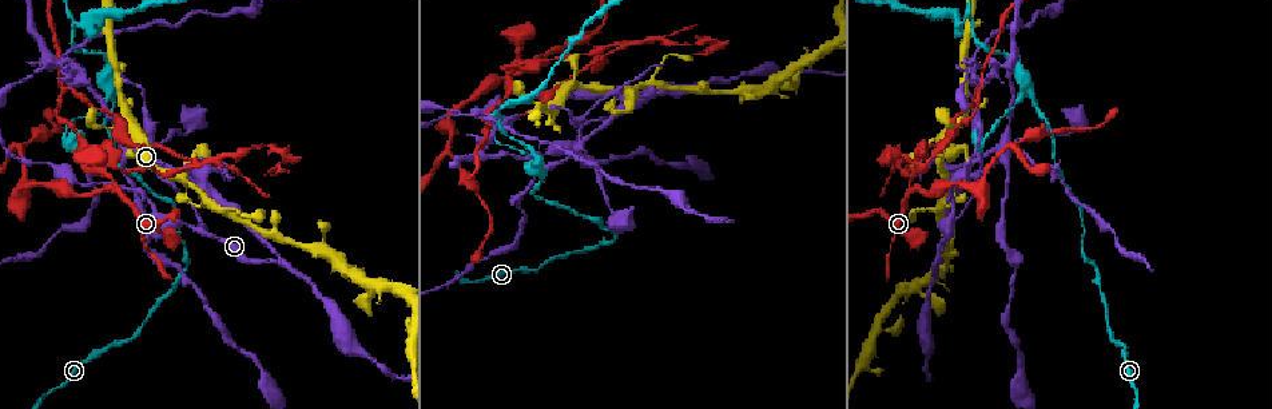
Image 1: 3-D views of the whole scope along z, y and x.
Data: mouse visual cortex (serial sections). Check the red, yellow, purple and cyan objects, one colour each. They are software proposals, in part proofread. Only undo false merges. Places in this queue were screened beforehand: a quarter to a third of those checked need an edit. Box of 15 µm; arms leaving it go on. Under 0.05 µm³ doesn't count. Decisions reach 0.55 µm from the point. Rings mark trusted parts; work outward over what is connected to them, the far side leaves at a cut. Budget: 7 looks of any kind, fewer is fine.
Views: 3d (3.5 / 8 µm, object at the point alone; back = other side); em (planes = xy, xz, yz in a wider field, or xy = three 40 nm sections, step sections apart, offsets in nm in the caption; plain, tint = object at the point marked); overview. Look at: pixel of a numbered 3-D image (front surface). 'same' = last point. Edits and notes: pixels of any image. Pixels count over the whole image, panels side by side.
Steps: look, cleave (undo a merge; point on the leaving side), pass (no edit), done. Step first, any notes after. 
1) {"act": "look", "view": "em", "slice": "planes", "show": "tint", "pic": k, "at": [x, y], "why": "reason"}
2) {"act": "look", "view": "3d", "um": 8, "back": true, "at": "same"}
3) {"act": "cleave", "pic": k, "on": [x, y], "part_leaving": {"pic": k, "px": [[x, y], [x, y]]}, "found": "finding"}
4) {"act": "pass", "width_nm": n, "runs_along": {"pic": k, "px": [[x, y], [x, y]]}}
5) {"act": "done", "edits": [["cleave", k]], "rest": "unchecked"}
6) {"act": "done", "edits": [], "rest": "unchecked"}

{"act": "look", "view": "3d", "um": 8, "pic": 1, "at": [935, 265], "why": "arms part here"}

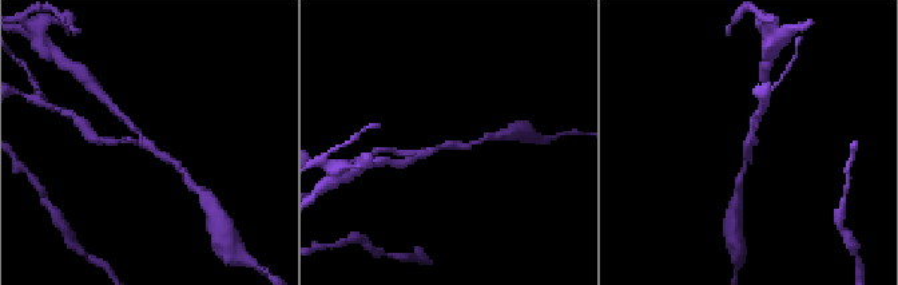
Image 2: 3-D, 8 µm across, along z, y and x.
{"act": "look", "view": "3d", "um": 3.5, "pic": 2, "at": [441, 147]}

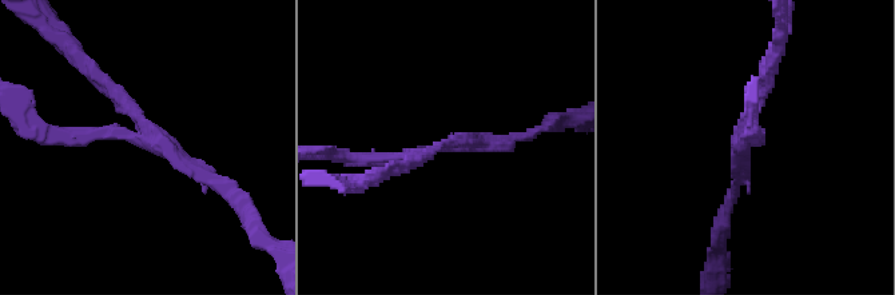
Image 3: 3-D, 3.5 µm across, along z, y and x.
{"act": "cleave", "pic": 3, "on": [108, 84], "arm_widths_nm": [150, 150, 200], "part_leaving": {"pic": 3, "px": [[135, 112], [102, 83], [56, 34]]}, "found": "a second cell is stuck on"}

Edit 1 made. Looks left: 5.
{"act": "look", "view": "em", "slice": "planes", "show": "tint", "pic": 1, "at": [175, 205]}

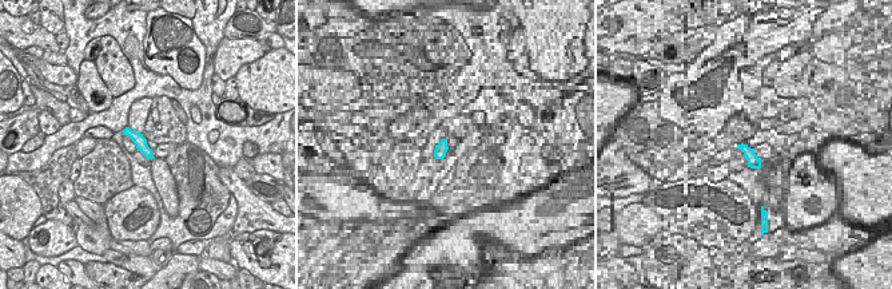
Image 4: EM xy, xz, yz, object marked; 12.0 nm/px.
{"act": "look", "view": "3d", "um": 3.5, "at": "same", "why": "wider look"}

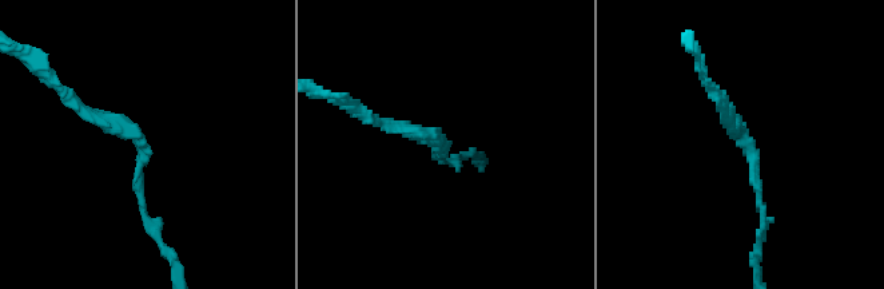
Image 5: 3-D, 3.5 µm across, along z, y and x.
{"act": "pass", "runs_along": {"pic": 5, "px": [[765, 220], [755, 158], [717, 92]]}, "found": "continuous, no second cell"}

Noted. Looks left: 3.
{"act": "look", "view": "3d", "um": 3.5, "pic": 1, "at": [1029, 93], "why": "two arms in line, one across"}

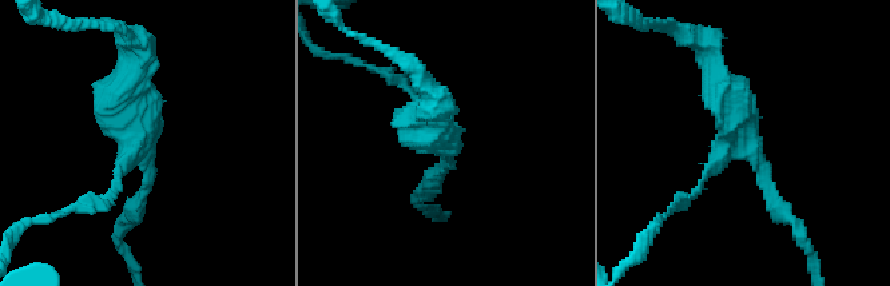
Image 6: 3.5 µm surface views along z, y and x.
{"act": "look", "view": "em", "slice": "xy", "step": 5, "show": "tint", "pic": 6, "at": [445, 146], "arms": 3, "arm_widths_nm": [100, 150, 400]}

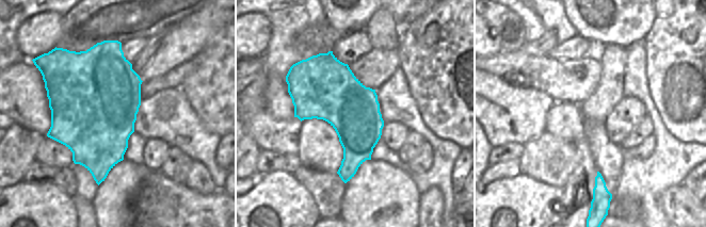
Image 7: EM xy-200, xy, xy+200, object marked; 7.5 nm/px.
{"act": "pass", "runs_along": {"pic": 6, "px": [[785, 215], [712, 63]]}, "found": "one cell here"}

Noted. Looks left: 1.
{"act": "done", "edits": [["cleave", 3]], "rest": "unchecked"}

